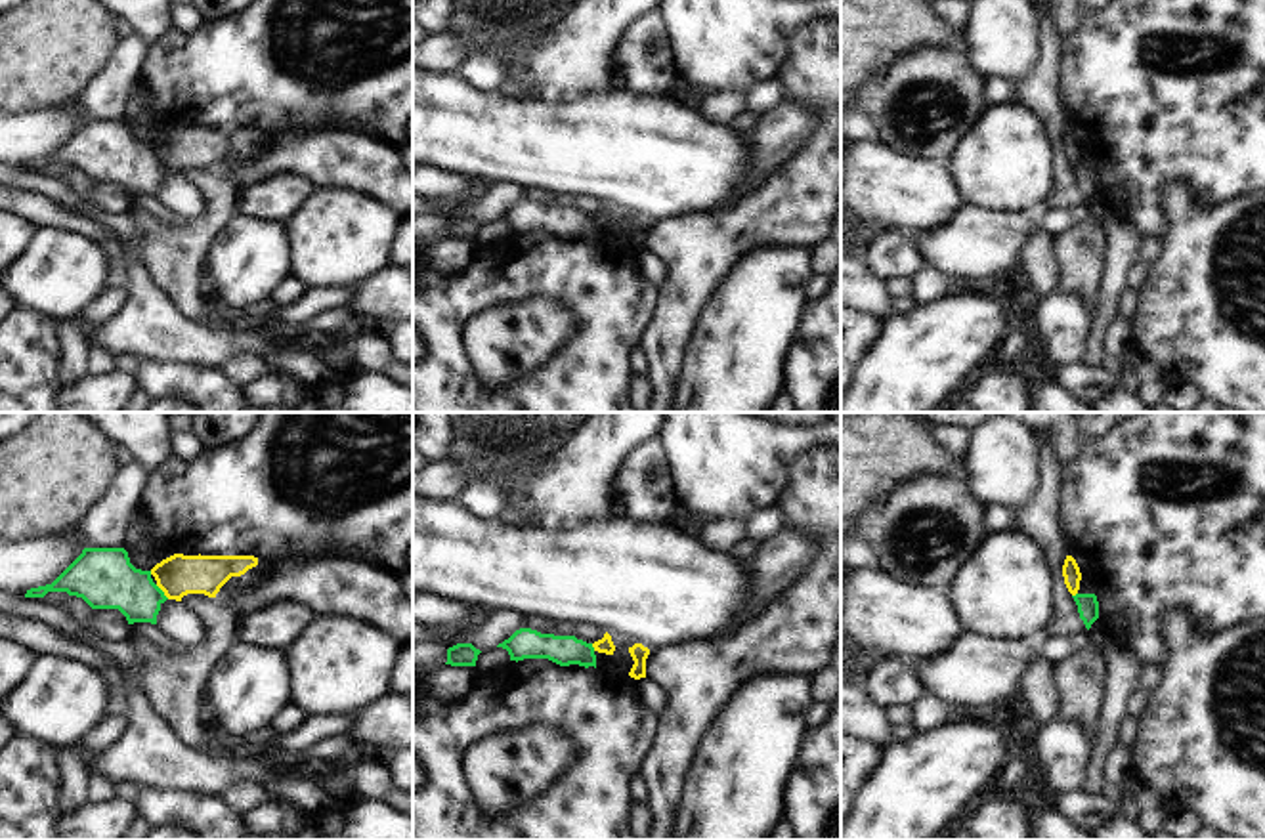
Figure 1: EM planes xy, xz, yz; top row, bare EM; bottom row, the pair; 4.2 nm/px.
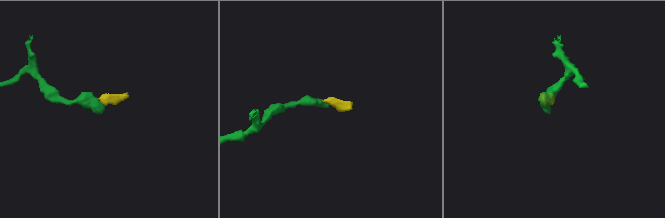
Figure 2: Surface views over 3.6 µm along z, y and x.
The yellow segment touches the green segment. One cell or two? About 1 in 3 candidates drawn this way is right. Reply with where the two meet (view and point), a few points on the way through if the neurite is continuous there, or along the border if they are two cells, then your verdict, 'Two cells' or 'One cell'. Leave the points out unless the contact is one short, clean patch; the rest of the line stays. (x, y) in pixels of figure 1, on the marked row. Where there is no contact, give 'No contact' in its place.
Touches yellow at xy (163, 590). Boundary: xy (155, 585), (169, 598). Two cells

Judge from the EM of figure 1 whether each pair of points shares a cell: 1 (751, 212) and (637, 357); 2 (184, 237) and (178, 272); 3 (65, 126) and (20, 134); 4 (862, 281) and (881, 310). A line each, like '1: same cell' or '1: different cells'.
1: different cells
2: same cell
3: same cell
4: same cell

